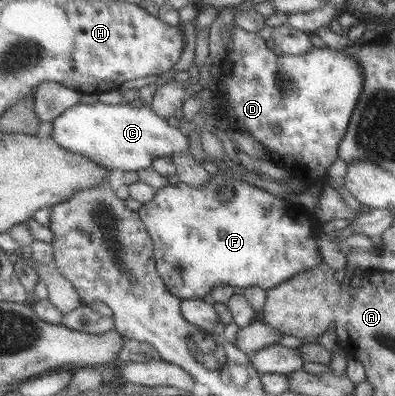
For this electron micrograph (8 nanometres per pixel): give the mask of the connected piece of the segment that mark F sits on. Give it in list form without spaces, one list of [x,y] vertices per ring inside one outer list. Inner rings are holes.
[[[224,169],[221,174],[212,174],[203,186],[191,186],[184,182],[167,185],[157,190],[154,201],[147,204],[142,206],[140,213],[155,241],[158,269],[170,291],[182,300],[203,299],[217,285],[254,286],[269,290],[323,261],[313,238],[315,229],[321,225],[309,209],[238,180]],[[224,185],[233,187],[233,198],[226,202],[221,199],[221,187]]]

